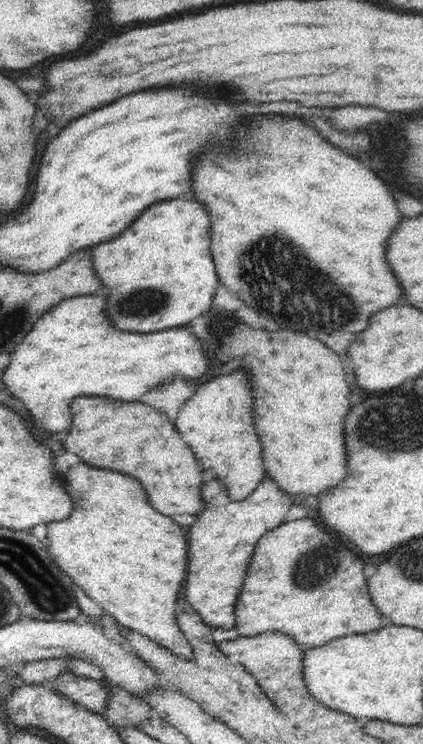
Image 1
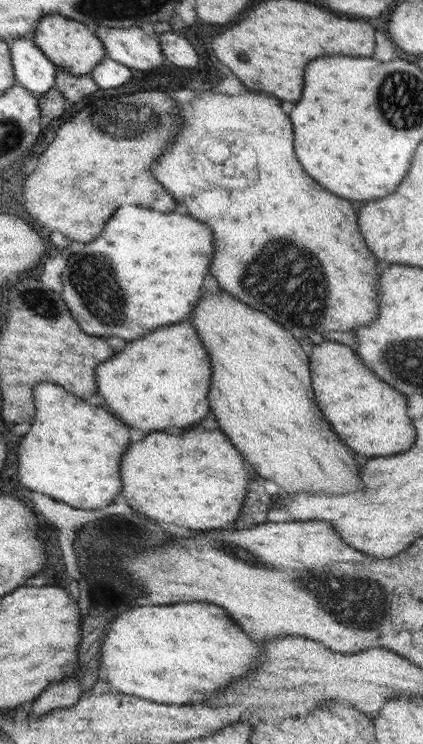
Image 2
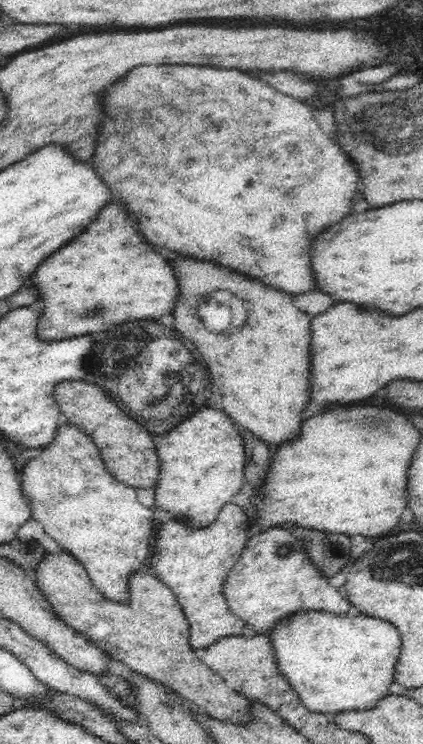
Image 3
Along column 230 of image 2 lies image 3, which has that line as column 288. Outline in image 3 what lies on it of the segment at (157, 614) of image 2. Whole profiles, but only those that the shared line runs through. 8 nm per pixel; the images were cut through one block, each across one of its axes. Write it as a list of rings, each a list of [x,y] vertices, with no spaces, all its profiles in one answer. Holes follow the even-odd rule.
[[[300,612],[282,620],[270,632],[282,676],[313,713],[366,710],[378,706],[384,696],[390,695],[402,646],[400,632],[380,618],[356,614],[360,613]]]

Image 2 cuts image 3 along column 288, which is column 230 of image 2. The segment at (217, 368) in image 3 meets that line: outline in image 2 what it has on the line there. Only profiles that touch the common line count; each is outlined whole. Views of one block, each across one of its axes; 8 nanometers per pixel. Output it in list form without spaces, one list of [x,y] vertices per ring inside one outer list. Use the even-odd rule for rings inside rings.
[[[226,292],[218,296],[204,294],[196,304],[192,324],[212,358],[210,402],[219,429],[262,478],[272,480],[289,496],[299,492],[323,492],[332,496],[363,490],[364,483],[358,472],[360,462],[368,458],[348,450],[348,446],[340,442],[336,432],[332,432],[330,424],[324,420],[312,392],[309,356],[286,328],[266,314],[240,304]]]

